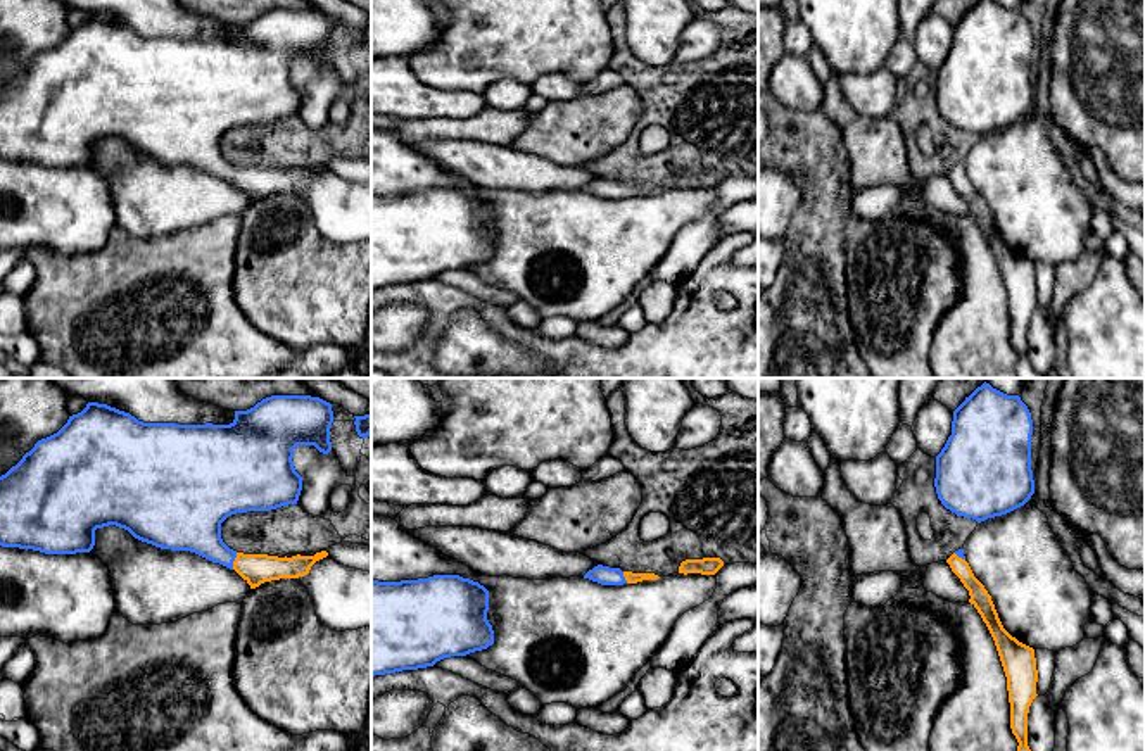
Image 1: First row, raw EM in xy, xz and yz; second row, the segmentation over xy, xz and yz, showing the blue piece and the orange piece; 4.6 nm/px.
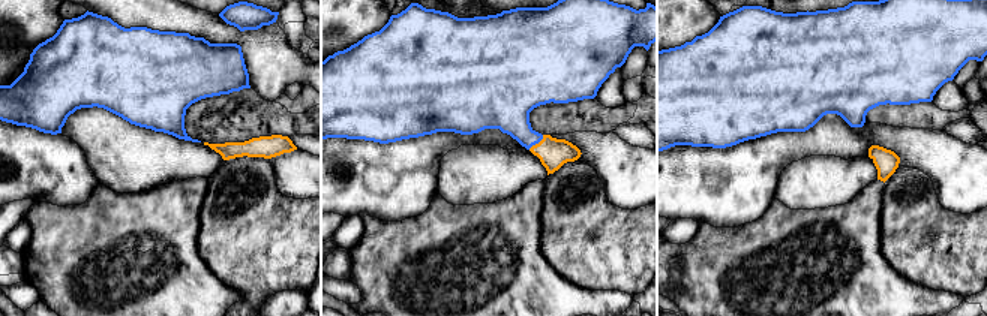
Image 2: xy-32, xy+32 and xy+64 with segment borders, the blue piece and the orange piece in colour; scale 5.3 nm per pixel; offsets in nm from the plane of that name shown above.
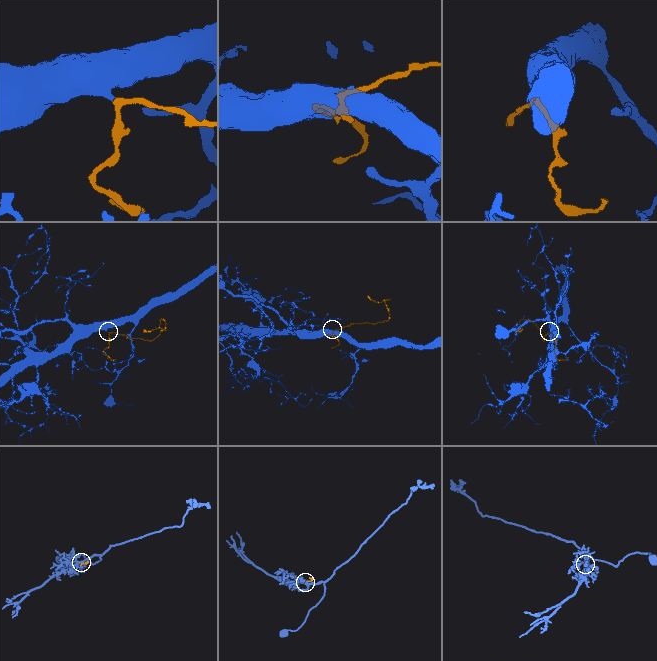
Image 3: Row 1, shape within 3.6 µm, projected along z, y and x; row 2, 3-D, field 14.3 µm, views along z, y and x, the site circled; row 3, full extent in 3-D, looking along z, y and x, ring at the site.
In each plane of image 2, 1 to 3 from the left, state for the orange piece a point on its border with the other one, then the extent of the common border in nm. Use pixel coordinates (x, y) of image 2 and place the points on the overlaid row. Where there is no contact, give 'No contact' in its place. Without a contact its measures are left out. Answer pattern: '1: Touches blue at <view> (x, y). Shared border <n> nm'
1: No contact
2: Touches blue at xy+32 (536, 143). Shared border 120 nm
3: No contact

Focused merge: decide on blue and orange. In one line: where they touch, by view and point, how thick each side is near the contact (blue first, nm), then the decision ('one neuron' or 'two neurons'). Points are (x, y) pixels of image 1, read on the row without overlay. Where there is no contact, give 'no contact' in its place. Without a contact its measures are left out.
contact xy (234, 173); calibres 260 and 140 nm; one neuron

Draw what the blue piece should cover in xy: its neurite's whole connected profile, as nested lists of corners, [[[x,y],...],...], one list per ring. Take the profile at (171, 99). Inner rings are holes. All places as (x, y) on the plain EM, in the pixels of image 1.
[[[311,9],[266,10],[247,24],[235,24],[230,38],[143,36],[107,17],[88,16],[81,26],[69,29],[57,47],[38,54],[0,90],[0,159],[45,167],[90,166],[95,159],[95,143],[116,138],[142,155],[161,162],[190,164],[235,183],[250,202],[271,193],[304,190],[316,174],[328,169],[326,164],[292,171],[237,166],[223,155],[221,136],[237,126],[297,117],[302,90],[294,81],[294,62],[314,59],[328,67],[332,36],[332,17]]]

